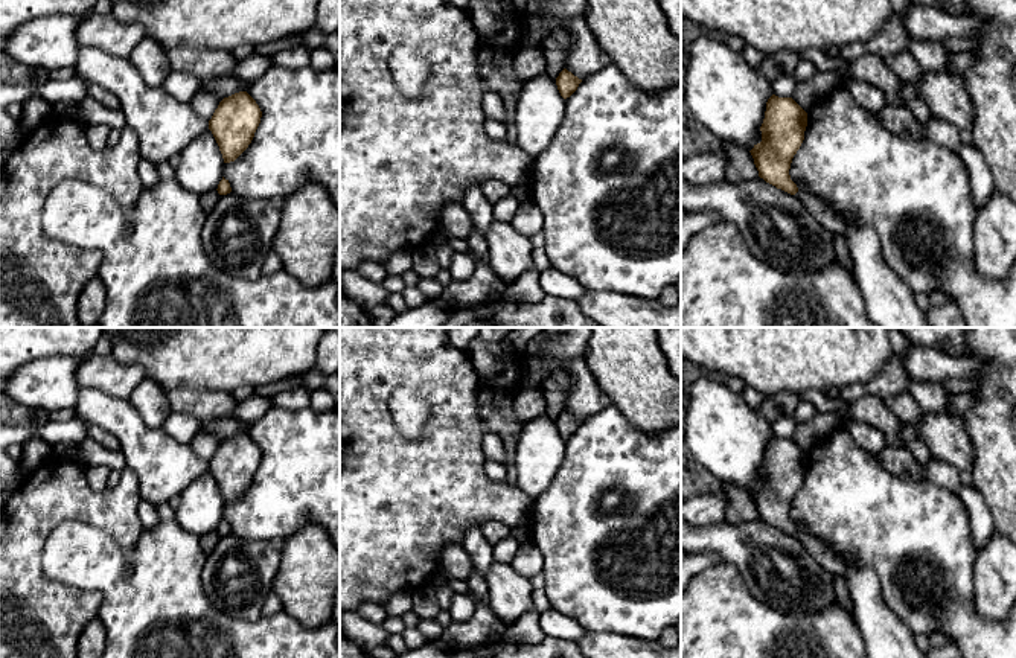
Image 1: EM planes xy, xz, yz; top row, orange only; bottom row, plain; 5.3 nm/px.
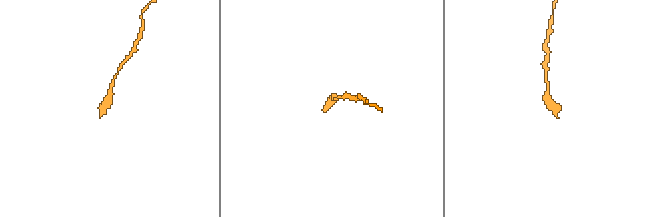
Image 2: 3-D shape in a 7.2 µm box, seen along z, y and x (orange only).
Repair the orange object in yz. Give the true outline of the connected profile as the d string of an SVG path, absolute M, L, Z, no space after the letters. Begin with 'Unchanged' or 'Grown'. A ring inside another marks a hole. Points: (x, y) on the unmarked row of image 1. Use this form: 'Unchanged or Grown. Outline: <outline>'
Grown. Outline: M772 436L760 468L762 483L749 494L760 519L795 536L826 571L845 577L844 562L827 548L826 542L800 532L791 521L791 504L804 481L806 468L807 454L792 439Z

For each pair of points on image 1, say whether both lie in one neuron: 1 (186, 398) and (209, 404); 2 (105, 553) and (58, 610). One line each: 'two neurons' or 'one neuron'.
1: one neuron
2: two neurons

